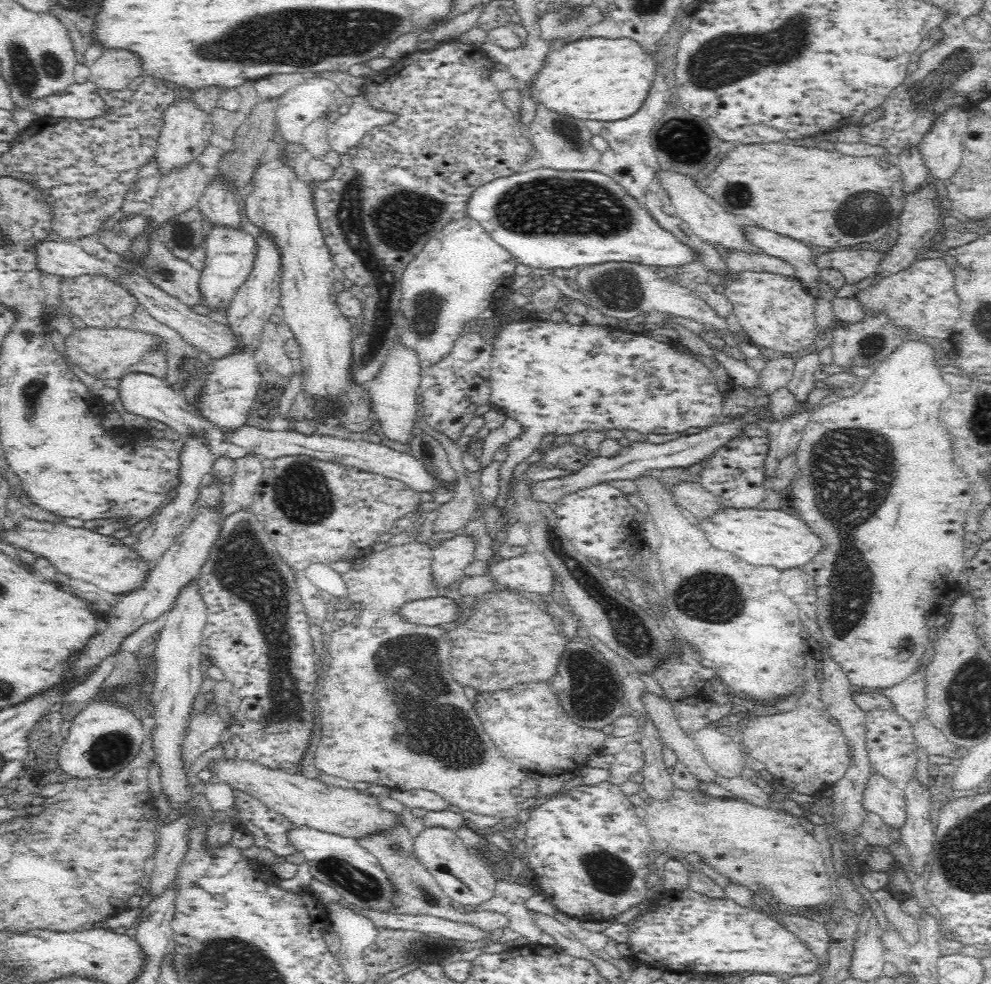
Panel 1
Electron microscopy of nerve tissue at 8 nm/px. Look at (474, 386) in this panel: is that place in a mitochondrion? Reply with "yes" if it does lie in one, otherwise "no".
no

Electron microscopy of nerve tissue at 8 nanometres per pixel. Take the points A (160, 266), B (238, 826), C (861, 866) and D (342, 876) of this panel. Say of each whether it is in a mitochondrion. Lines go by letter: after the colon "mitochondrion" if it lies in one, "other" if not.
A: mitochondrion
B: other
C: other
D: mitochondrion

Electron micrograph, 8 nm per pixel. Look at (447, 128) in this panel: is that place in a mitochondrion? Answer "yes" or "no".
no

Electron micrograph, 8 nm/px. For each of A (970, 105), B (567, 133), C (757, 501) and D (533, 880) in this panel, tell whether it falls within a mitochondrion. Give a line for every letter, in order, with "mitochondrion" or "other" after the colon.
A: other
B: mitochondrion
C: other
D: other

